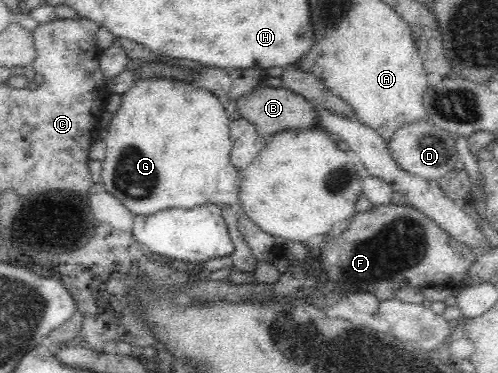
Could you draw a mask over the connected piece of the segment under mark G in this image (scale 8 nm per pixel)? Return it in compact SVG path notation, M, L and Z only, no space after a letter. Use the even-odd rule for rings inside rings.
M158 77L140 78L131 88L126 90L126 93L121 94L121 106L114 113L110 126L107 129L107 137L103 139L106 143L106 152L104 160L99 163L103 167L101 171L101 184L104 185L104 189L110 195L114 196L118 202L122 203L134 215L147 216L164 211L165 209L192 209L193 207L206 204L219 206L222 204L234 205L234 203L239 201L238 193L240 191L241 171L232 165L229 158L232 148L230 122L224 106L210 90L200 88L196 84L192 84L192 82L185 83Z

